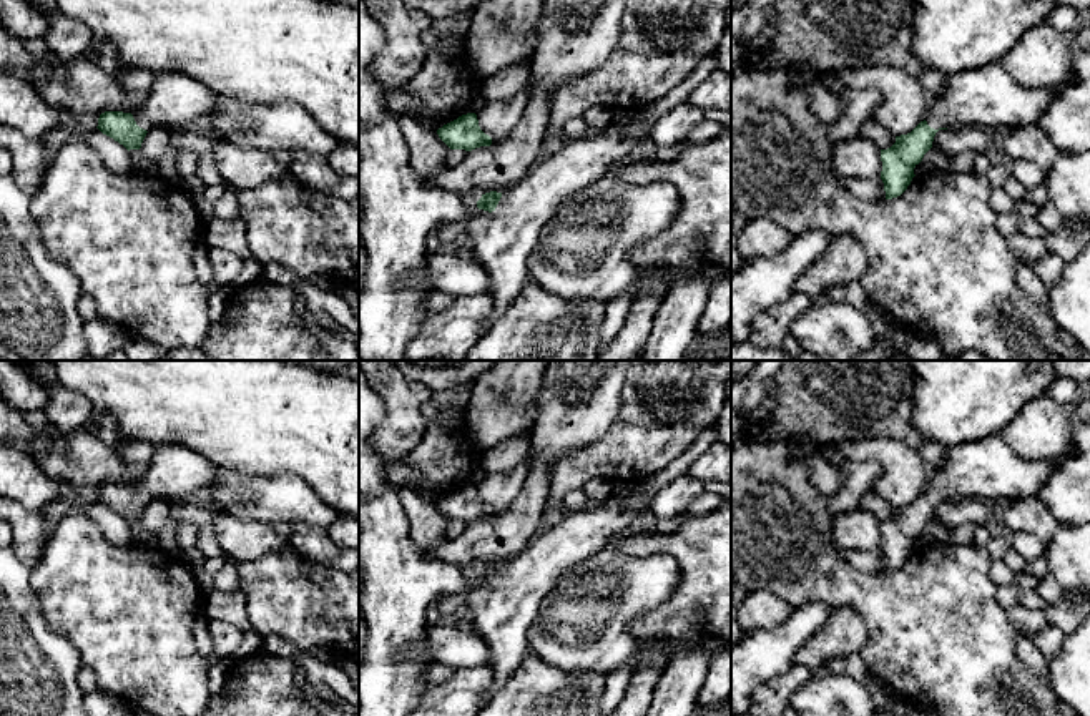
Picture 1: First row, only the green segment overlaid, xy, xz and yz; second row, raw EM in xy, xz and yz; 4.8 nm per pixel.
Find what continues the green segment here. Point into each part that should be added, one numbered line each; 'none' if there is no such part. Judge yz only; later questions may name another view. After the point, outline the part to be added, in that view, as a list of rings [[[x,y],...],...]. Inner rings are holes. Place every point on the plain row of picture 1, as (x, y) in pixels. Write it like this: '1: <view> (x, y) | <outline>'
1: yz (989, 470) | [[[992,434],[982,440],[947,447],[942,465],[930,472],[926,493],[934,502],[977,498],[1002,505],[1037,495],[1072,452],[1075,452],[1073,445],[1058,459],[1025,460],[1000,434]]]

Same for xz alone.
1: xz (502, 613) | [[[643,480],[628,482],[625,493],[611,492],[600,505],[548,522],[518,555],[502,565],[492,585],[477,580],[467,590],[465,606],[472,616],[472,630],[487,645],[492,671],[482,696],[484,704],[520,666],[528,651],[528,630],[545,595],[570,568],[625,535],[638,515],[650,508],[626,508]]]

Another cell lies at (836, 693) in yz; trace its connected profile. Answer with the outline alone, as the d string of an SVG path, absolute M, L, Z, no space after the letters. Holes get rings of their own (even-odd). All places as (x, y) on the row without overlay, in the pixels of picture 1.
M847 671L813 676L789 699L798 716L874 716L876 704L866 683Z

